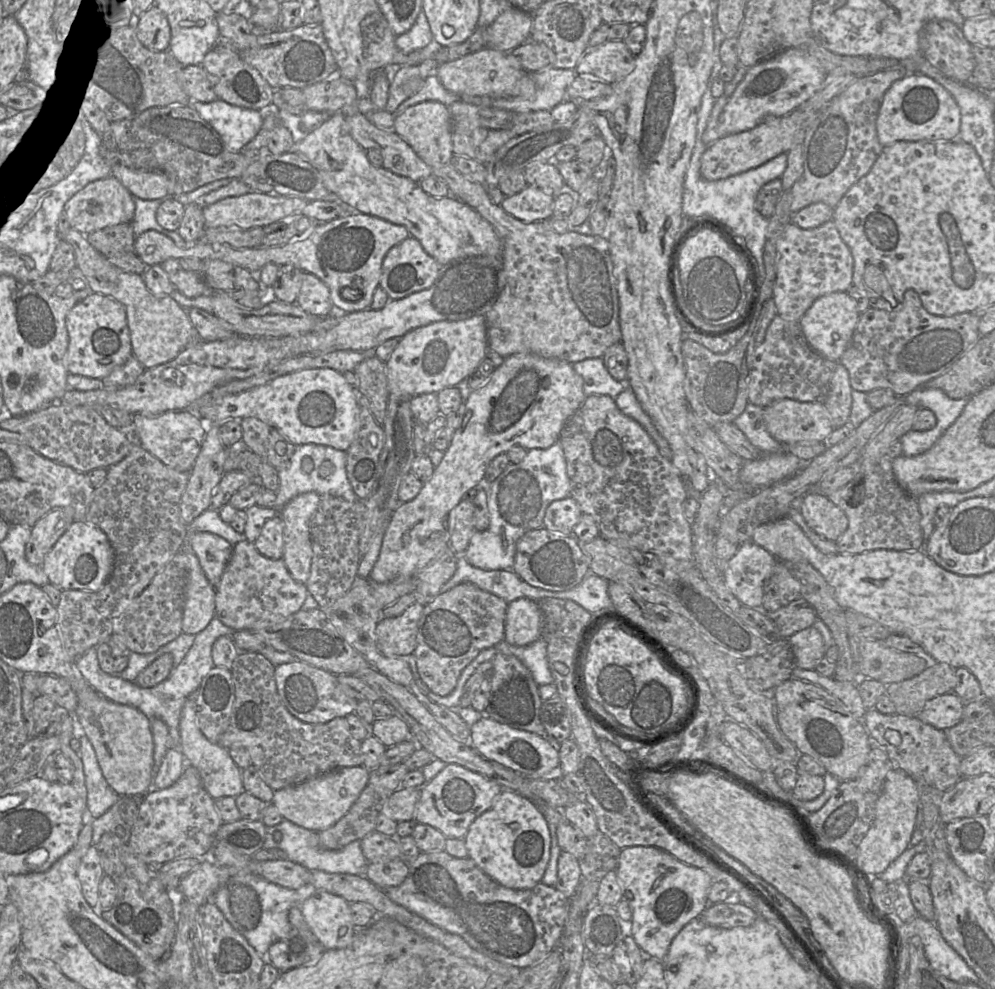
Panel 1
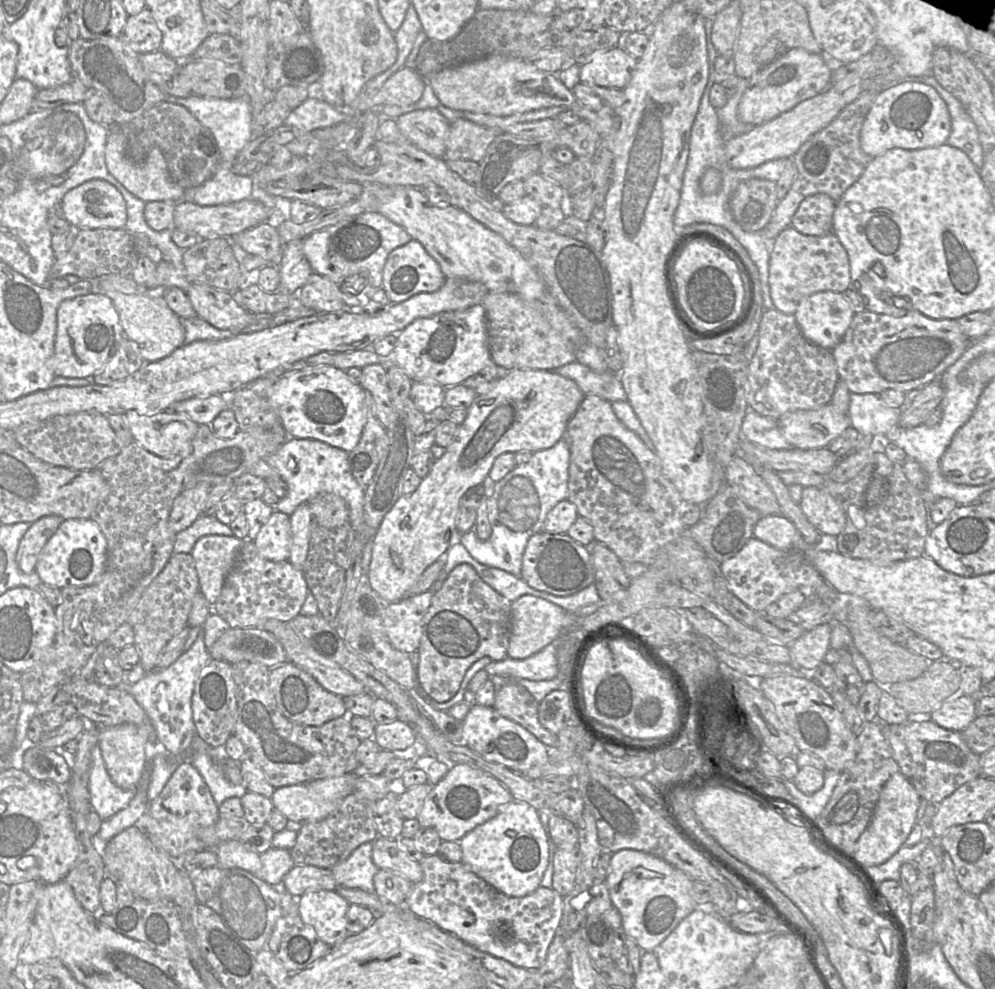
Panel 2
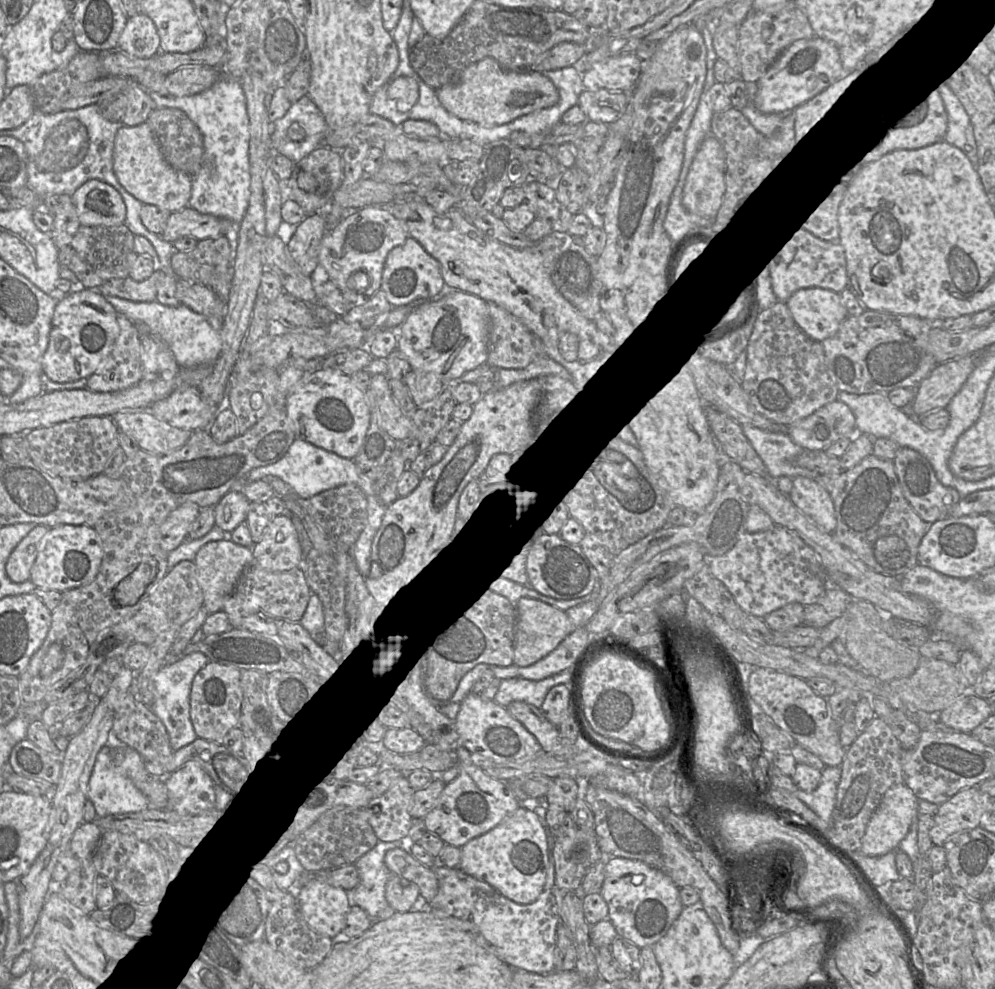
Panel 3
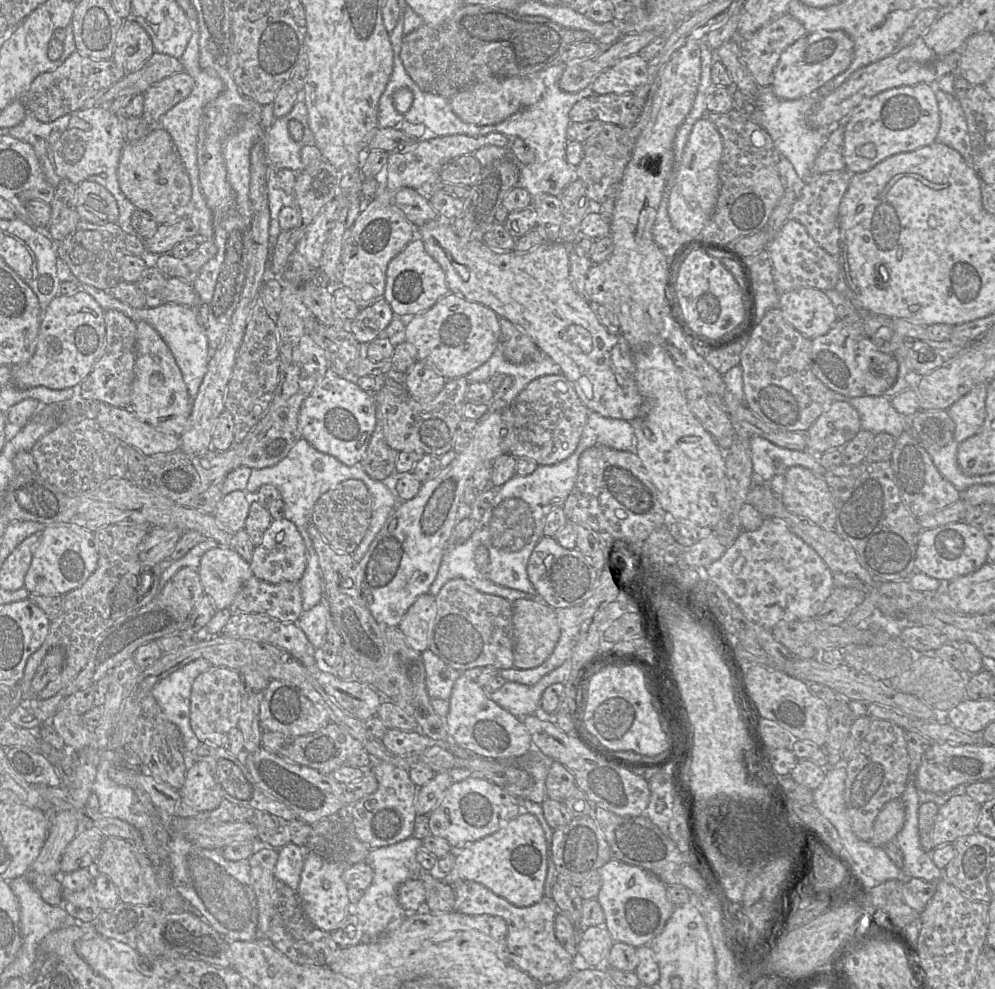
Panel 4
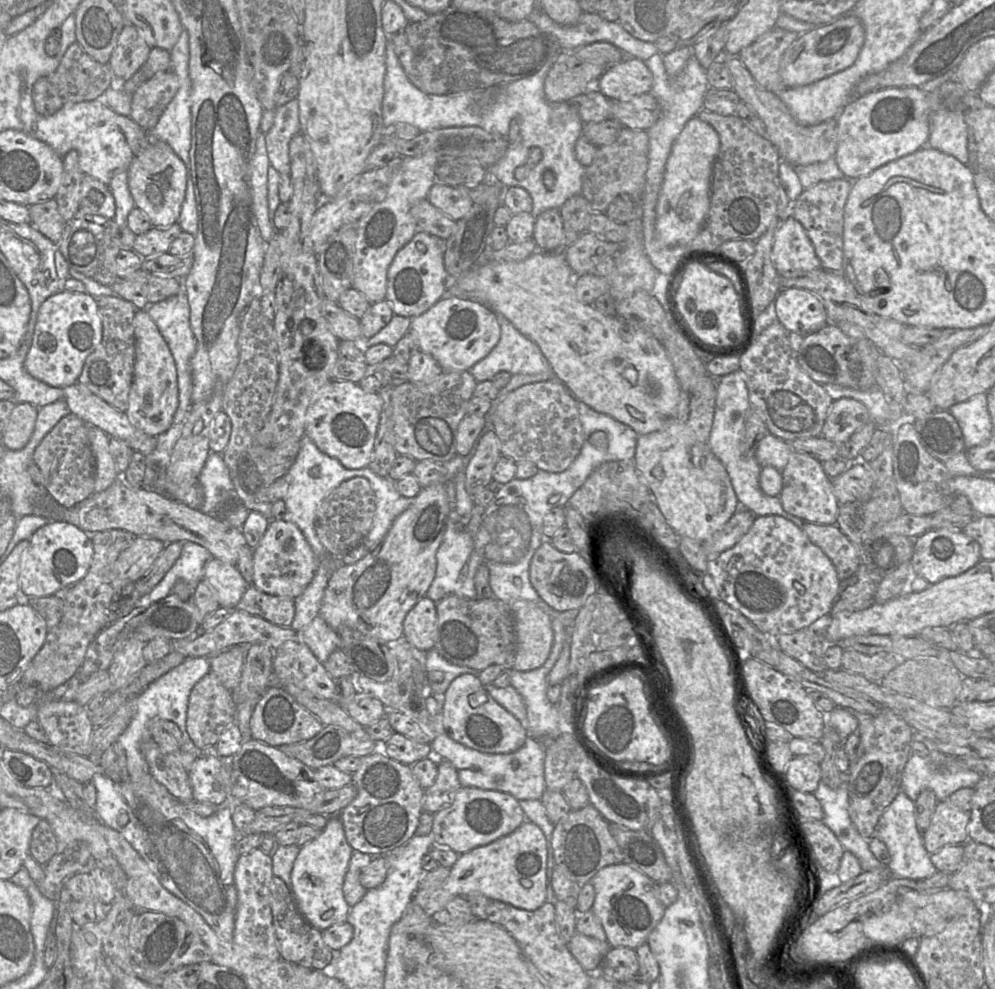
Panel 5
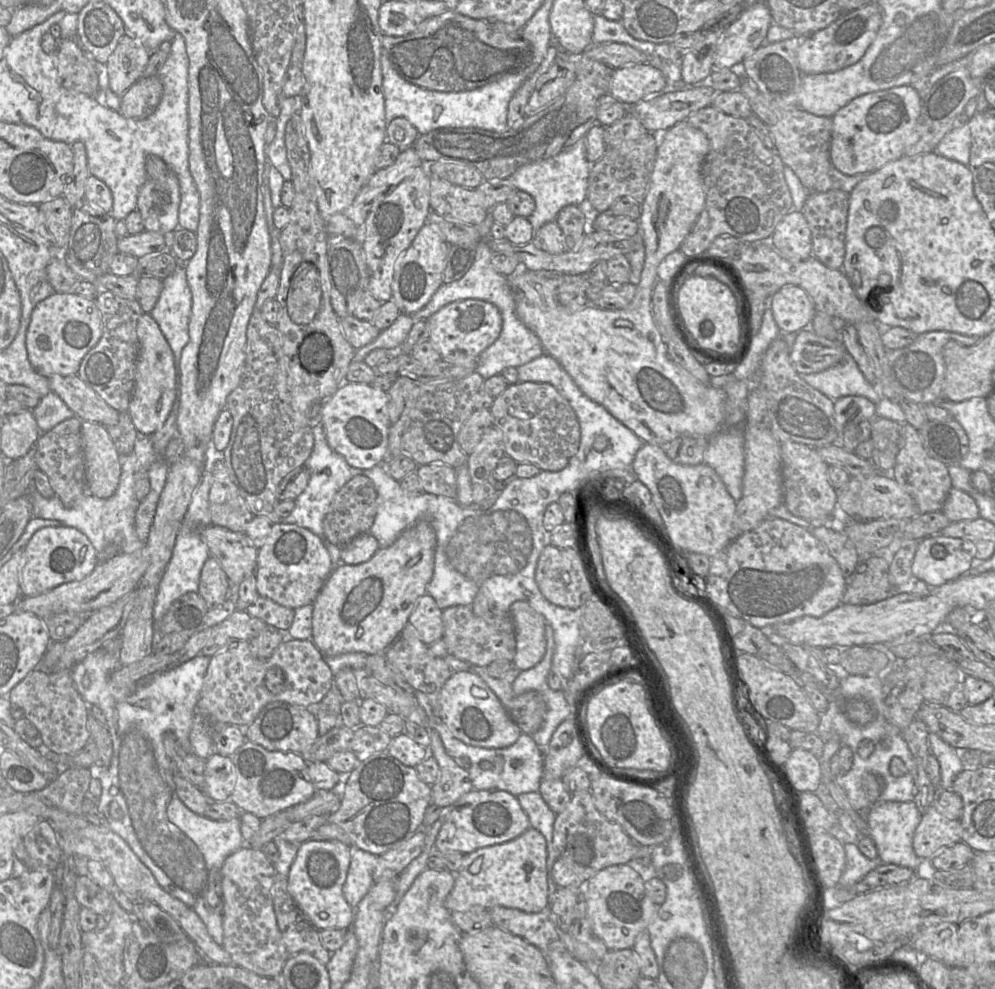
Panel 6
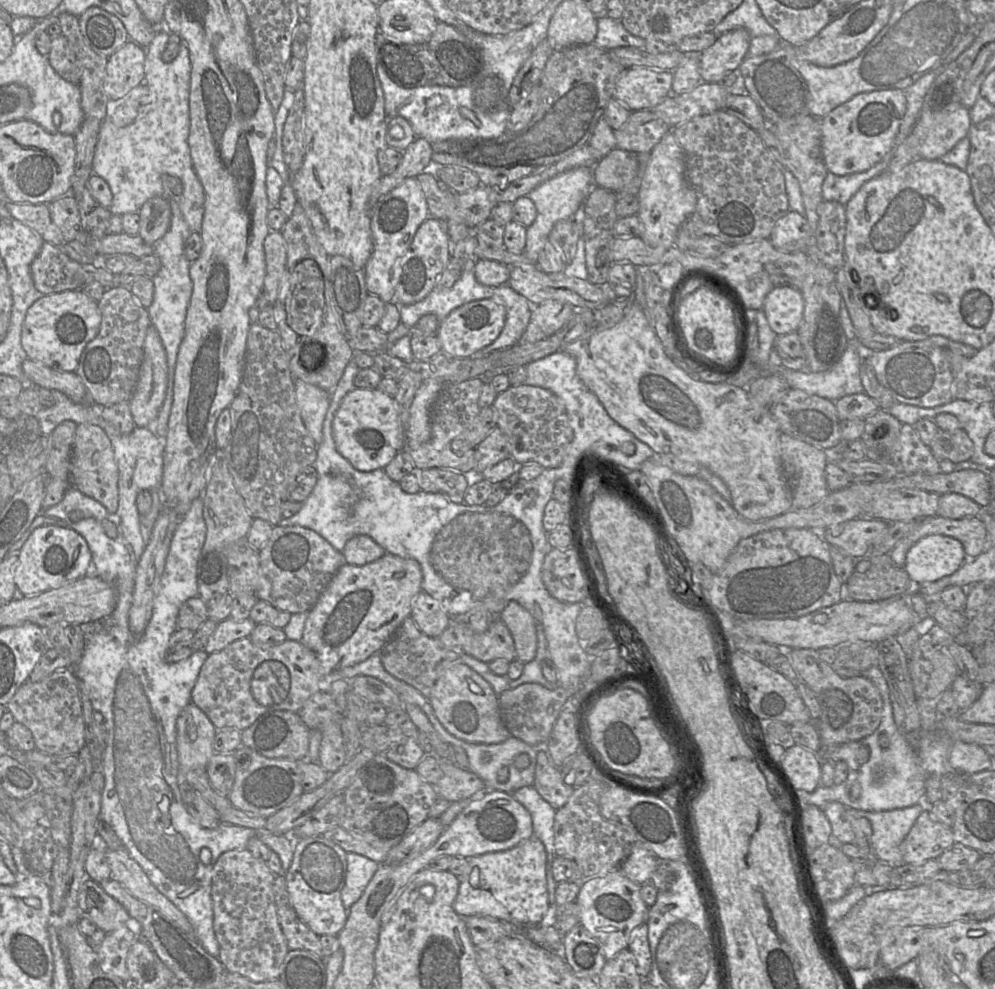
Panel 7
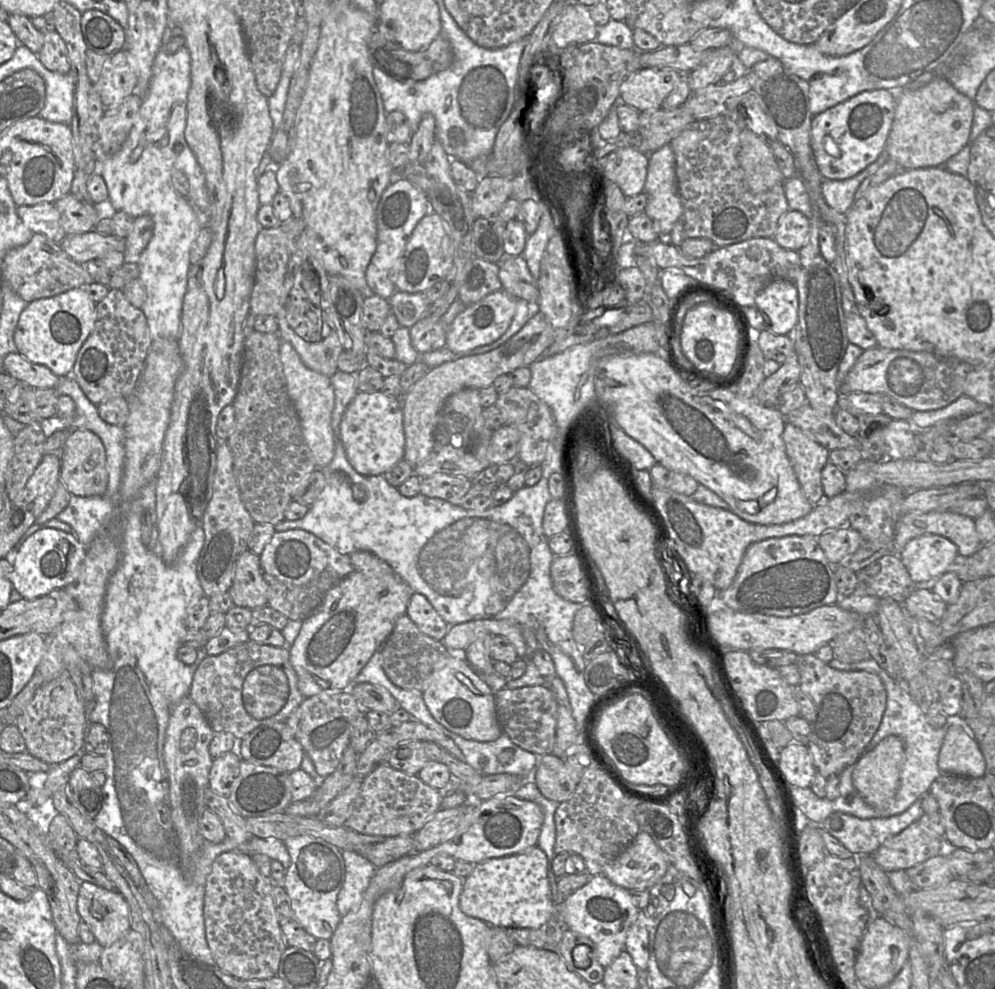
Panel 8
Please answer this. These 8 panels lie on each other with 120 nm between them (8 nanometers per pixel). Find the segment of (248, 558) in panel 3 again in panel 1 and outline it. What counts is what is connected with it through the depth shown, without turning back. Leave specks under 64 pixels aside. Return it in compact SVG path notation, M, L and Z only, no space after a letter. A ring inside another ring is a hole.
M204 531L188 533L188 547L197 556L208 581L216 587L232 554L233 545Z

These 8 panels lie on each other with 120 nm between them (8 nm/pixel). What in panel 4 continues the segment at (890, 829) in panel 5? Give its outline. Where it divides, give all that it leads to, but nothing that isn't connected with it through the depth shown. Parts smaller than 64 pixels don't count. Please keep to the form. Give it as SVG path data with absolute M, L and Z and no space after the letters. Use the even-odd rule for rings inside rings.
M912 777L906 784L900 799L905 807L905 821L902 829L895 836L894 842L903 855L902 877L939 881L943 878L943 870L934 864L931 853L926 852L920 844L918 828L920 801L918 789Z

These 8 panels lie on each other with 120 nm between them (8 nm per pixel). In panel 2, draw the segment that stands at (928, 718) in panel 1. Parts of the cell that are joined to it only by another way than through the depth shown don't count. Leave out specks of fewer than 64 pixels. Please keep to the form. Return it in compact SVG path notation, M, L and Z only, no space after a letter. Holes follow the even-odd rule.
M968 695L952 697L932 712L930 718L945 729L962 732L976 718L976 699Z

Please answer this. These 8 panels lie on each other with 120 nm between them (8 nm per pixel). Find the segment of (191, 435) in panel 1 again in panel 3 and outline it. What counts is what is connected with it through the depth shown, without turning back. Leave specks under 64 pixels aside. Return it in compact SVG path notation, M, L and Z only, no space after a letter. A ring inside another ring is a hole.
M122 410L112 416L118 429L134 438L139 447L152 454L167 454L182 447L193 431L156 418L150 410Z

